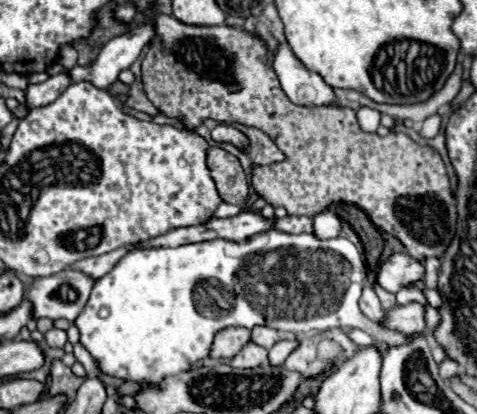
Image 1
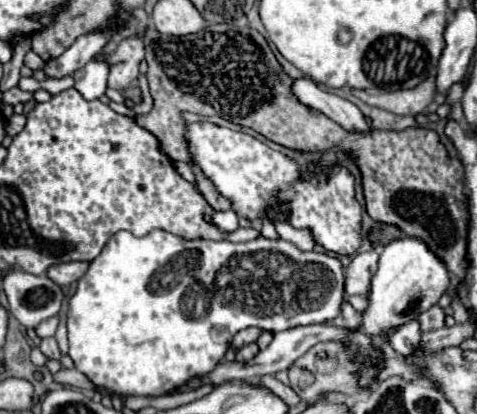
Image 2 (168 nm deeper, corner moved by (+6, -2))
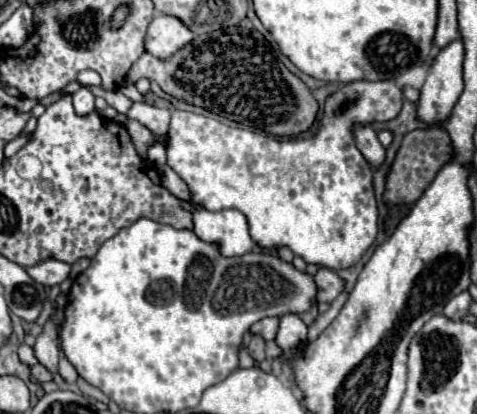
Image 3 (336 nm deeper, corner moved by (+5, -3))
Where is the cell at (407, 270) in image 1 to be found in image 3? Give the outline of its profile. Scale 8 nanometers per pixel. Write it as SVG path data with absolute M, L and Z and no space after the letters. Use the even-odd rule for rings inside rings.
M319 268L313 280L317 284L317 302L331 304L337 298L337 294L343 290L343 280L329 268Z

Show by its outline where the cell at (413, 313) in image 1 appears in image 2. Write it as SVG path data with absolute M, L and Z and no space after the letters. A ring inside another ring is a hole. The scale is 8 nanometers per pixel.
M434 305L434 307L430 307L428 311L420 313L418 321L420 321L420 329L422 329L422 331L438 329L438 327L444 327L444 313L442 313L440 307Z

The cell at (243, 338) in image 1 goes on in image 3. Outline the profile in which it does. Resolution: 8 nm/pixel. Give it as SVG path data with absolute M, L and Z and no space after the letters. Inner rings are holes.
M269 316L269 318L263 318L263 320L255 322L255 324L251 326L251 332L253 332L253 334L263 336L265 340L275 340L277 328L279 328L279 318Z

